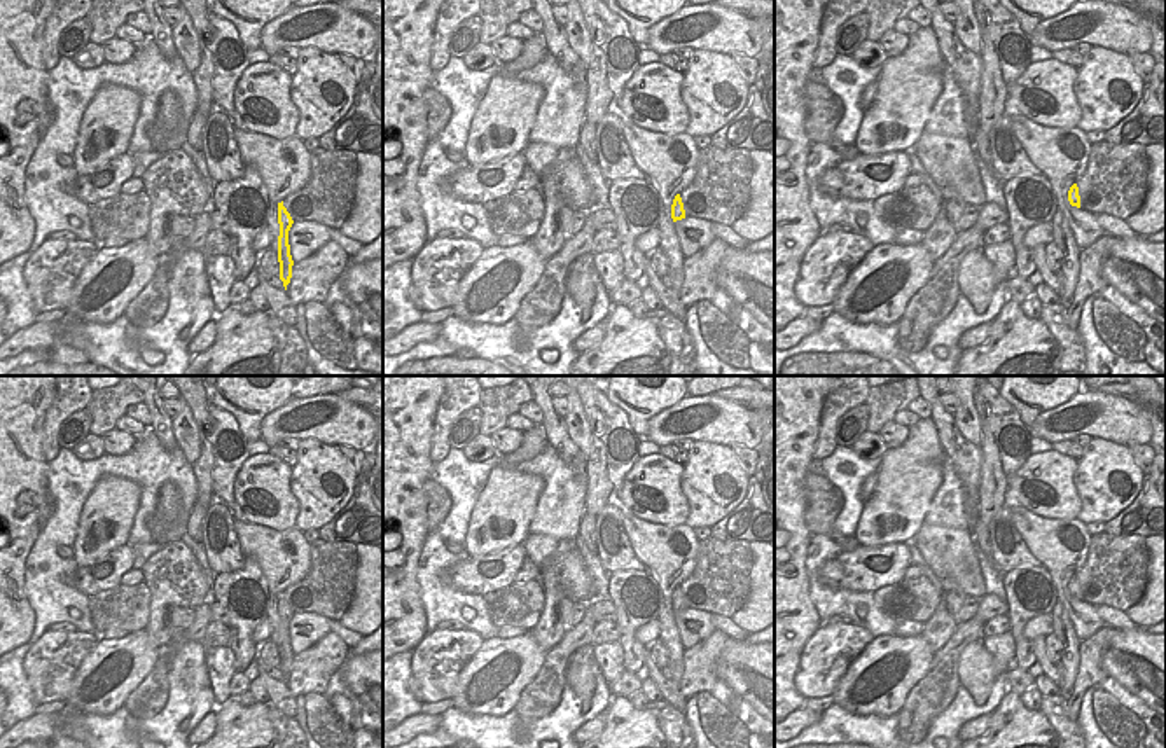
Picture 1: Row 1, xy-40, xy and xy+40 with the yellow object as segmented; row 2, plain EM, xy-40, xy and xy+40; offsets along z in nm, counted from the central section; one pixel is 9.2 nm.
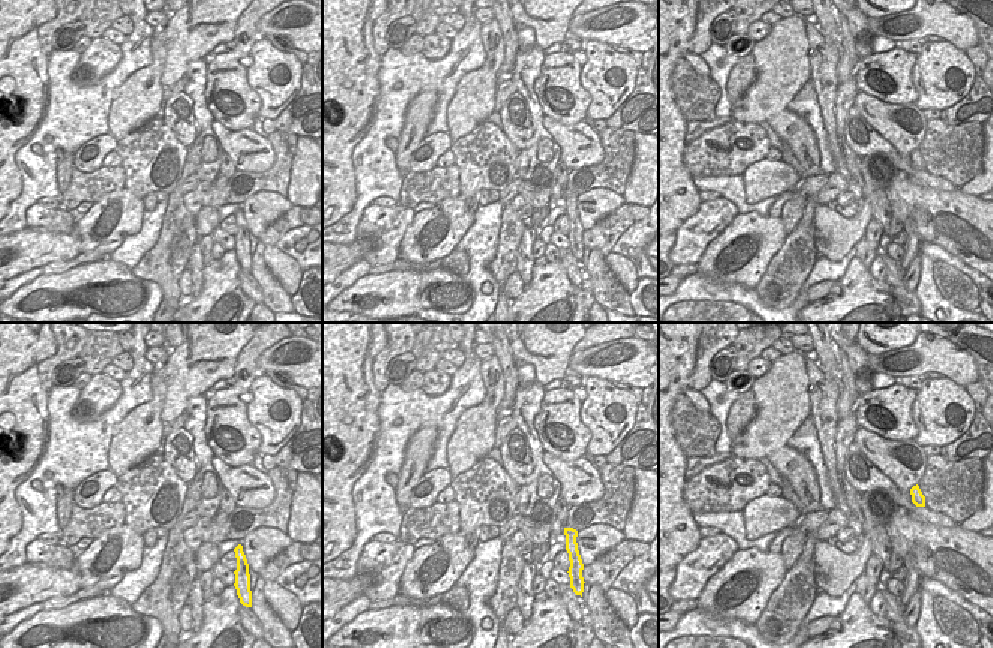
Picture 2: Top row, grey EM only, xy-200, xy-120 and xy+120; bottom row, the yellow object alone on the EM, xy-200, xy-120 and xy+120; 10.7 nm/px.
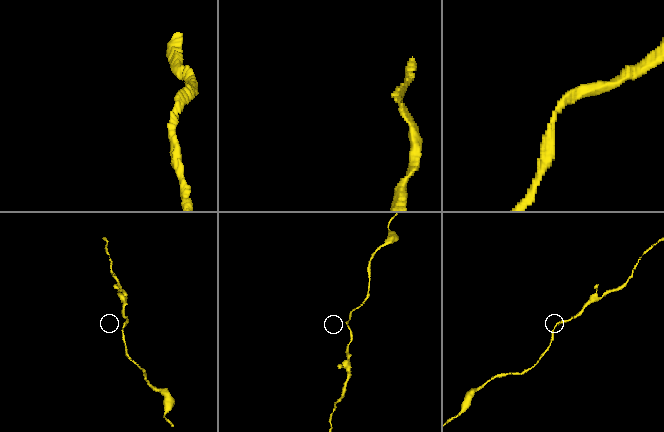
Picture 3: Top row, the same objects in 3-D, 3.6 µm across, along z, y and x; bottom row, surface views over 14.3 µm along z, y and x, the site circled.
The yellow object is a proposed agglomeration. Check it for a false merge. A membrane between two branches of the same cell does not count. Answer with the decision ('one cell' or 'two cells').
one cell

